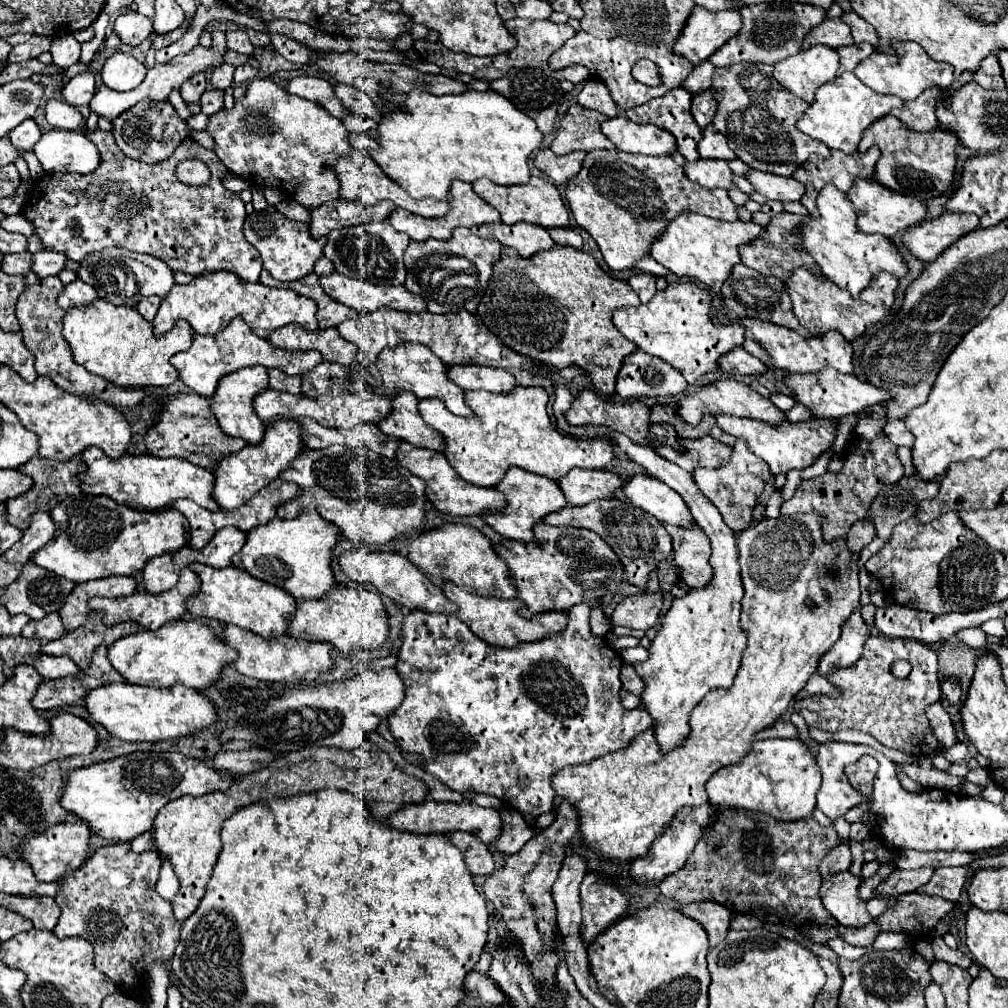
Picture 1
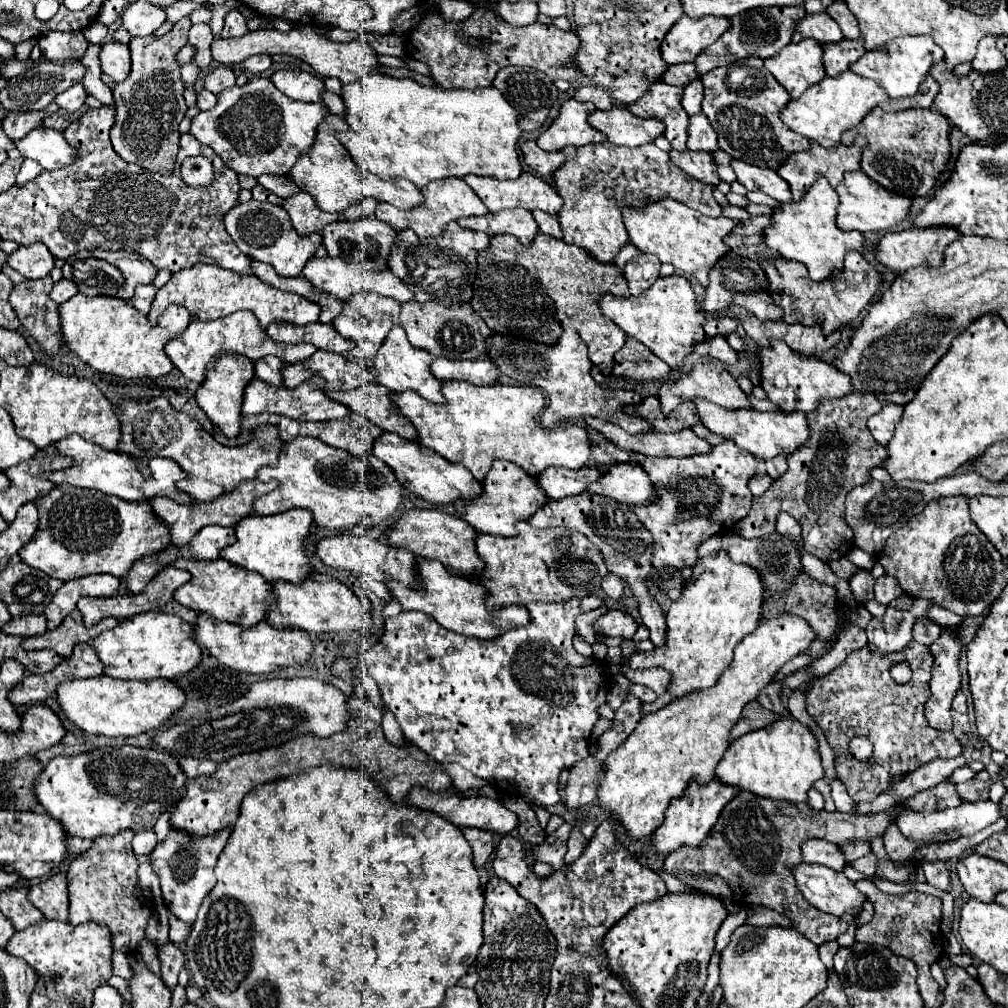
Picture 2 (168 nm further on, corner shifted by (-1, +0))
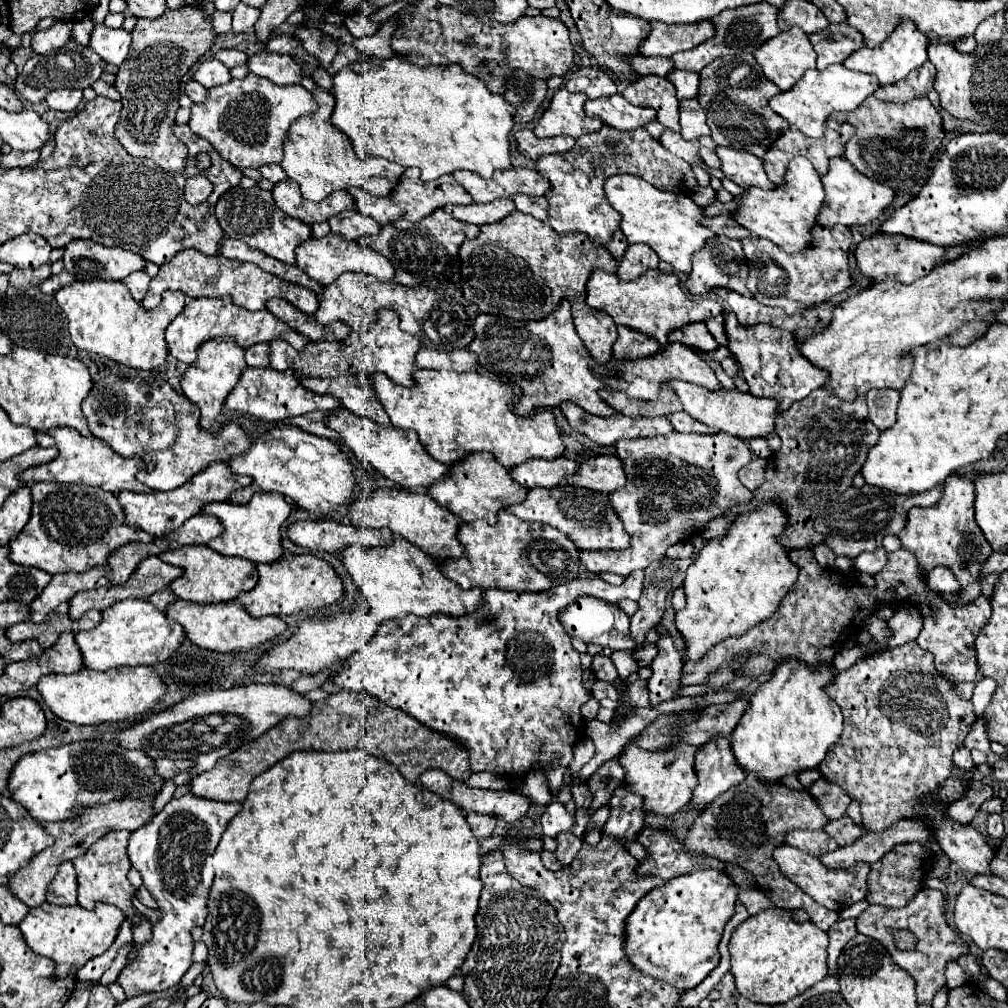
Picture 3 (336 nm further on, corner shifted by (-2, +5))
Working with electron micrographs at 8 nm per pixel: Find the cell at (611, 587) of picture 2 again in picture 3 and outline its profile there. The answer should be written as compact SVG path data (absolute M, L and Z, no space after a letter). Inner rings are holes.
M673 431L655 437L619 439L613 447L623 463L627 483L609 493L609 501L623 521L631 545L619 551L581 551L581 561L591 573L611 571L629 575L633 569L643 569L661 559L667 547L679 543L683 537L691 537L695 521L711 521L715 517L713 509L727 509L753 497L737 479L737 471L751 461L751 451L743 439L727 433L699 435Z

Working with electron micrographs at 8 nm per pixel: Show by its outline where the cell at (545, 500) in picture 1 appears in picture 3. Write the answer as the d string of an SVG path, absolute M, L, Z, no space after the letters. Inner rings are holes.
M469 453L457 463L449 465L447 477L437 481L427 489L429 497L439 501L439 505L447 507L453 515L457 515L465 523L473 523L477 519L485 519L489 525L497 521L495 513L505 505L513 505L523 501L527 489L515 483L509 477L509 471L499 465L489 453Z

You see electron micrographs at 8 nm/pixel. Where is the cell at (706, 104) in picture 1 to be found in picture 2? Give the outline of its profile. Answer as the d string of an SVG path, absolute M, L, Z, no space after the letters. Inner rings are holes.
M690 82L690 86L684 88L684 98L682 98L682 108L692 116L702 112L702 98L704 98L704 86L702 82Z

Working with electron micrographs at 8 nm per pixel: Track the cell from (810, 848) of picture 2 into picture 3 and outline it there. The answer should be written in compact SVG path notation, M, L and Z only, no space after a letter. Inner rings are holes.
M791 829L791 831L787 831L785 841L791 847L797 847L809 855L815 855L815 857L821 857L823 853L837 849L837 843L831 837L827 837L827 833L823 833L823 831Z

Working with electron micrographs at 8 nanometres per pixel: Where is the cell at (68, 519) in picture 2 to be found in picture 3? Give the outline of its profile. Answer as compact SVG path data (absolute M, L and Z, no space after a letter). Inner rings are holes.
M35 483L31 487L31 495L33 495L31 517L29 517L27 525L23 527L23 531L9 541L9 559L17 565L37 567L51 575L65 573L65 571L81 573L95 565L105 565L107 555L129 541L141 541L141 543L153 541L153 537L149 533L145 533L143 529L139 529L135 525L125 525L123 509L121 509L117 497L103 489L91 489L87 485L73 485L73 483L71 485Z

